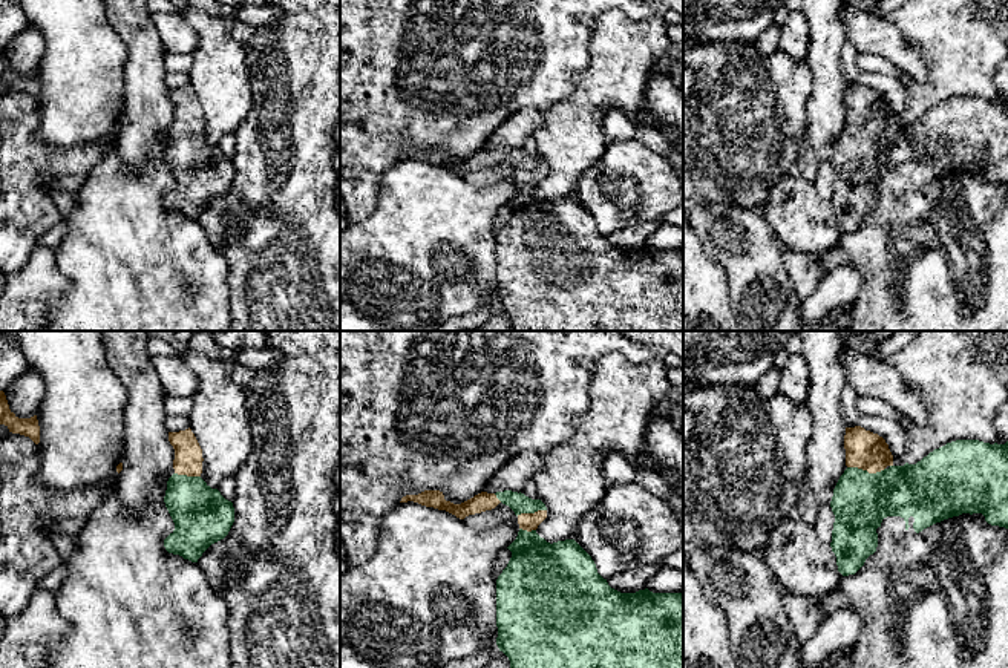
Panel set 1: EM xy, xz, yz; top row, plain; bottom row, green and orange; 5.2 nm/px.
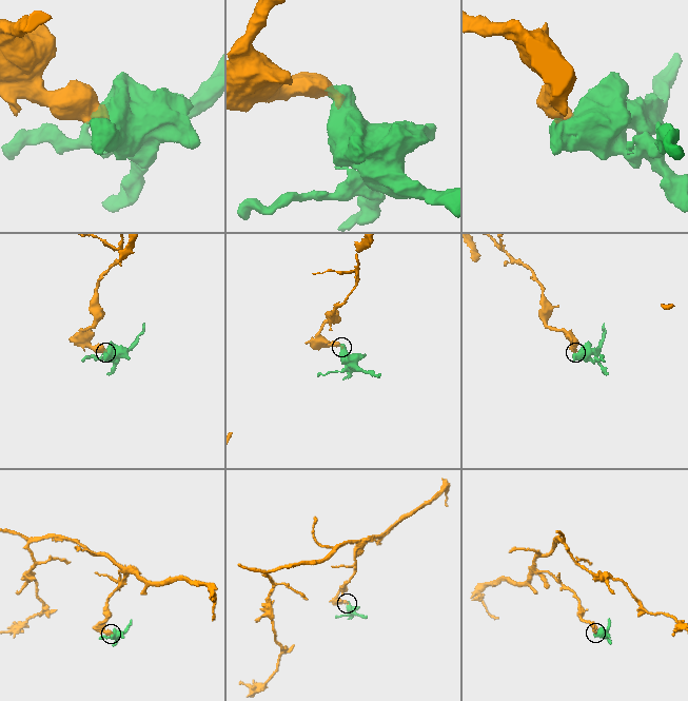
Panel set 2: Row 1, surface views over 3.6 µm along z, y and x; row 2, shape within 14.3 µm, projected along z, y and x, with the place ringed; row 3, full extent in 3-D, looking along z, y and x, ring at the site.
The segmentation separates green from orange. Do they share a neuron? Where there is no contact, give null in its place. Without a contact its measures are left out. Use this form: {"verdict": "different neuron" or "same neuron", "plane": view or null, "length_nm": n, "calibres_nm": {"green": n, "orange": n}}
{"verdict": "same neuron", "plane": "yz", "length_nm": 200, "calibres_nm": {"green": 300, "orange": 200}}

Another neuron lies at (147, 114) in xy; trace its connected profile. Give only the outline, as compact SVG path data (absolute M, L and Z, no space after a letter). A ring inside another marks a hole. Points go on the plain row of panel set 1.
M104 0L104 6L110 26L127 47L123 127L116 147L124 173L138 173L146 167L153 142L175 130L165 51L147 0Z

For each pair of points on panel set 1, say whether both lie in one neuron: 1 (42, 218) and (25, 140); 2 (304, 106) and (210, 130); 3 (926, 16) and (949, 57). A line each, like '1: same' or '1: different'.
1: same
2: different
3: same

